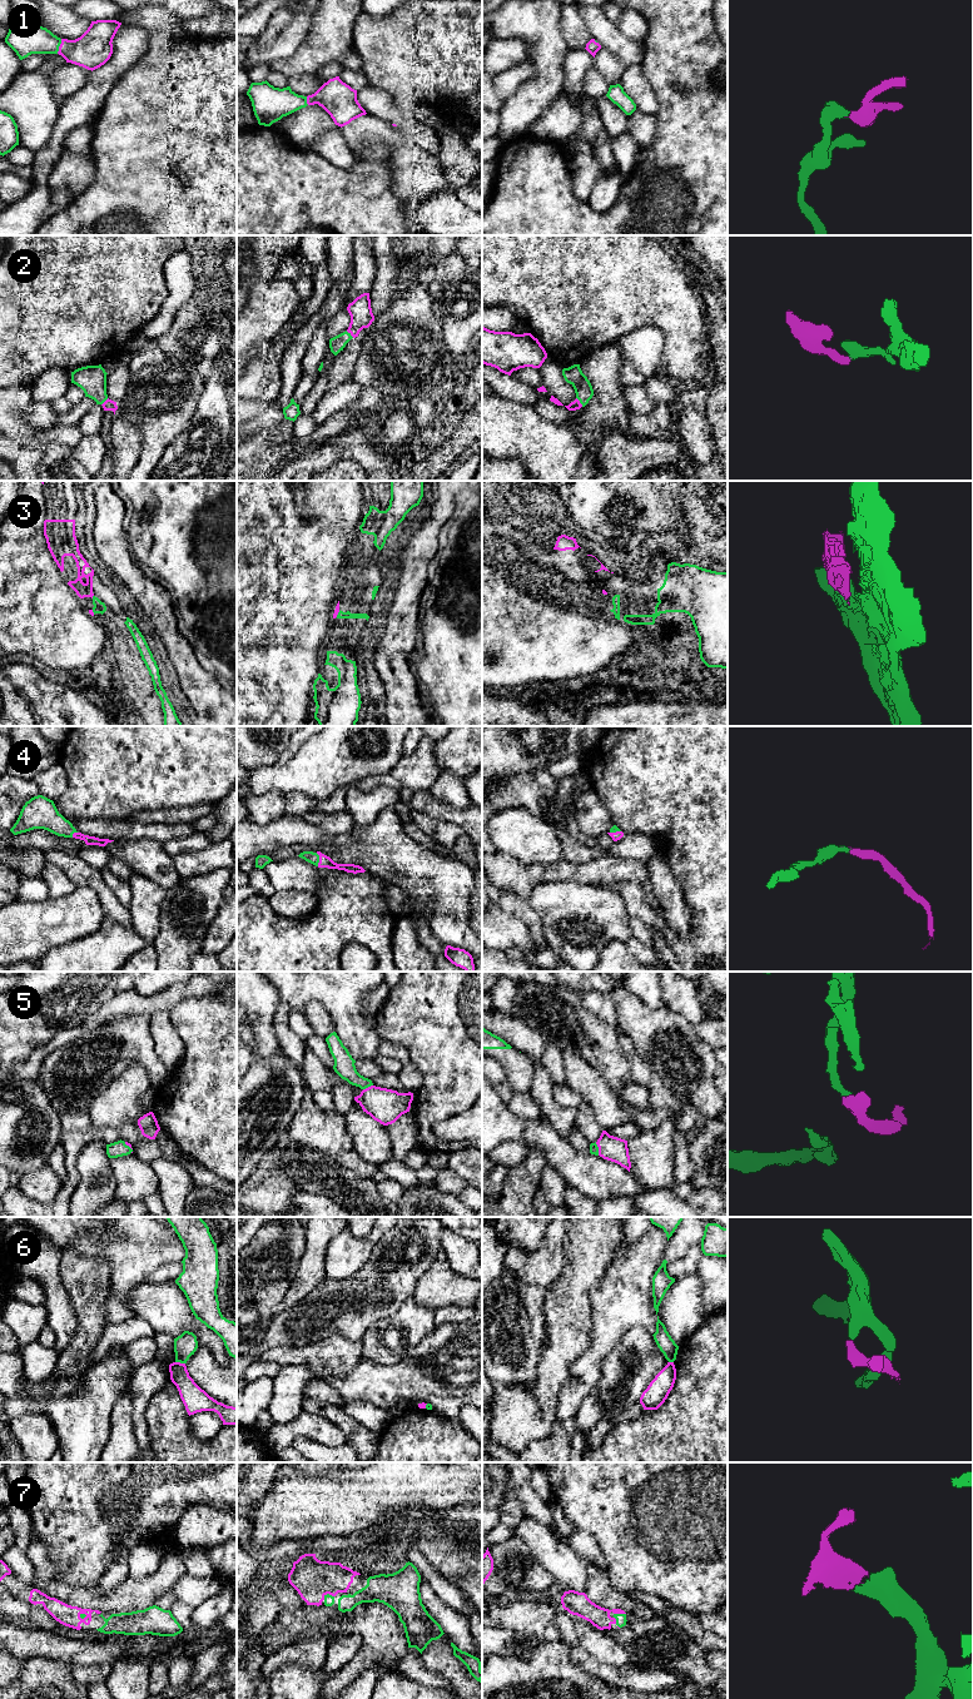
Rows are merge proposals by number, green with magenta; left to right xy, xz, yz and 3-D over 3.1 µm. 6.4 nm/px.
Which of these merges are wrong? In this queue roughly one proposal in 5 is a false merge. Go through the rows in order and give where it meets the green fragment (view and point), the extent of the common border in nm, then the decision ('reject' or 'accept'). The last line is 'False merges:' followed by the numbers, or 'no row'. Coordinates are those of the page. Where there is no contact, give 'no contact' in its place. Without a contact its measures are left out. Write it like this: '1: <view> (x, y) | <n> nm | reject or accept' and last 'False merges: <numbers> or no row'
1: xy (58, 46) | 100 nm | accept
2: yz (580, 402) | 80 nm | accept
3: xz (338, 614) | 50 nm | accept
4: xz (318, 859) | 90 nm | accept
5: yz (597, 1148) | 90 nm | accept
6: xy (180, 1362) | 70 nm | reject
7: xz (327, 1594) | 80 nm | accept
False merges: 6

